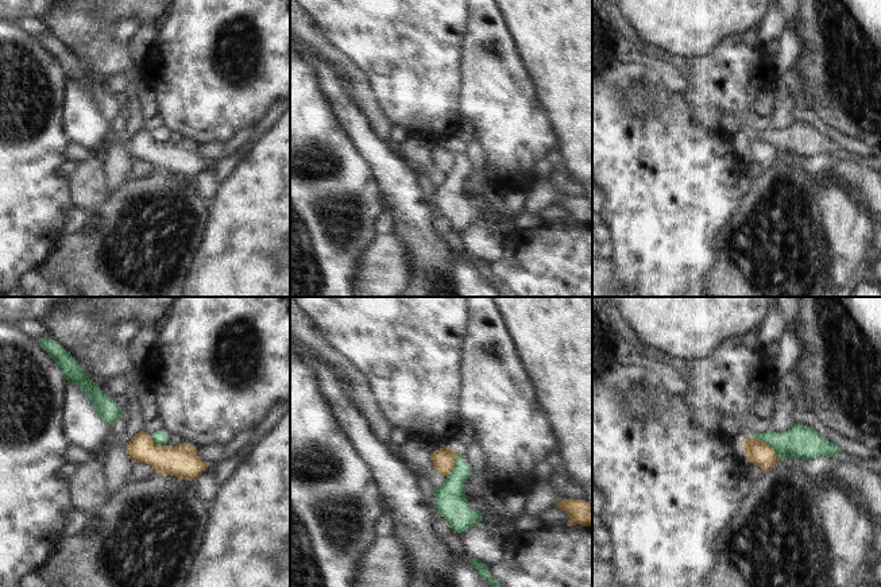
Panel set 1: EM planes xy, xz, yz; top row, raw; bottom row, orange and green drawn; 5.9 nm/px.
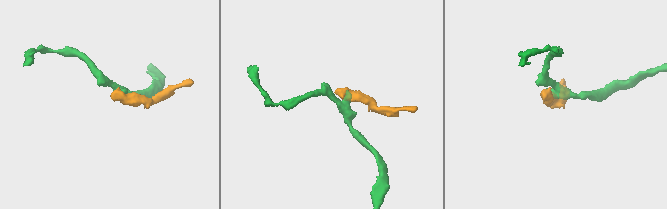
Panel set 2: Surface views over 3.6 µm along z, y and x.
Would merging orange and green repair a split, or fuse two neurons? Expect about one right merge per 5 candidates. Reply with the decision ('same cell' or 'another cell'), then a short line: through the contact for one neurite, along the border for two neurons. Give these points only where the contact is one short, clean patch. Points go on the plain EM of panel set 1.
another cell; line yz (750, 135), (757, 135), (766, 141), (779, 155)

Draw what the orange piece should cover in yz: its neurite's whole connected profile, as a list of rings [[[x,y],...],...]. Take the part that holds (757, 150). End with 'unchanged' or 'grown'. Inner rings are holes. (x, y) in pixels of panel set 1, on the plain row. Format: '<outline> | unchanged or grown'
[[[747,135],[742,140],[742,147],[747,158],[765,170],[770,169],[778,159],[776,148],[762,138]]] | unchanged

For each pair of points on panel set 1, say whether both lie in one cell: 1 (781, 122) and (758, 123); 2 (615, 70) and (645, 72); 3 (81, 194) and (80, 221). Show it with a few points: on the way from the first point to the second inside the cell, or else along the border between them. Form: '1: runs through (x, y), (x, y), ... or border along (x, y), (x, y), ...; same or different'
1: border along (771, 115), (772, 126); different
2: runs through (622, 72), (638, 72); same
3: border along (72, 204), (85, 212); different

